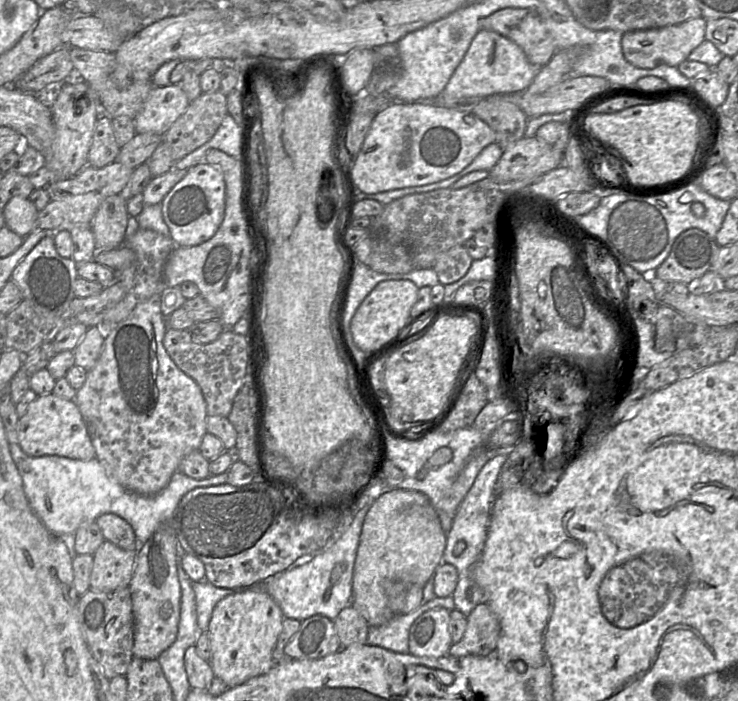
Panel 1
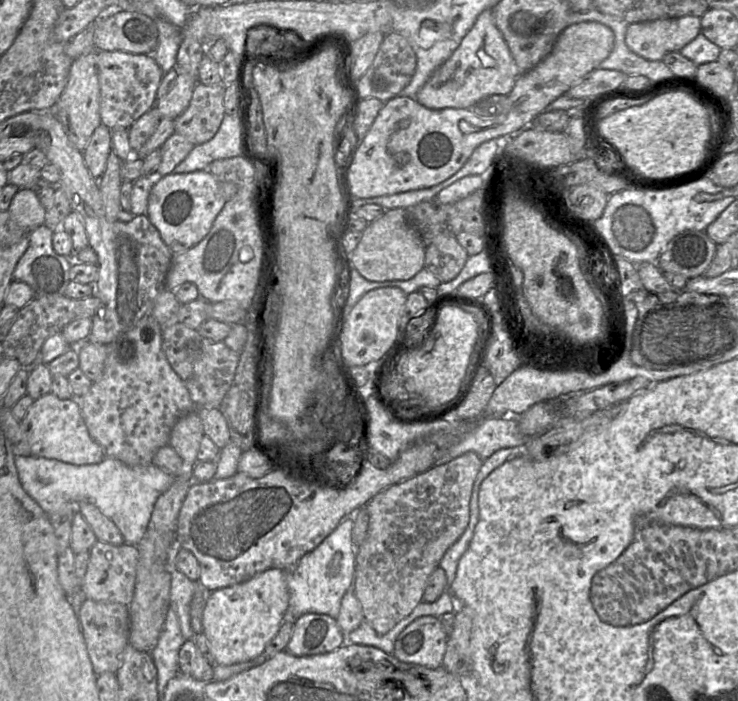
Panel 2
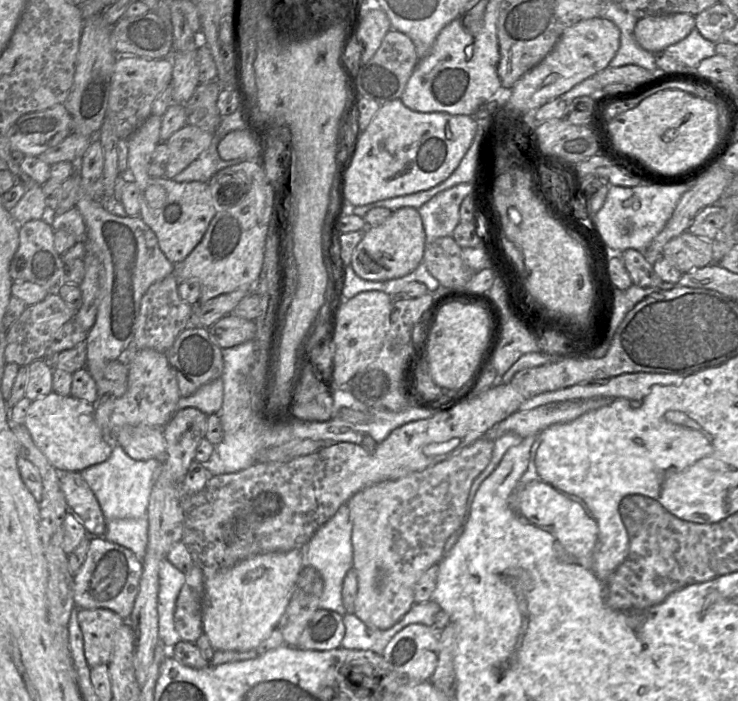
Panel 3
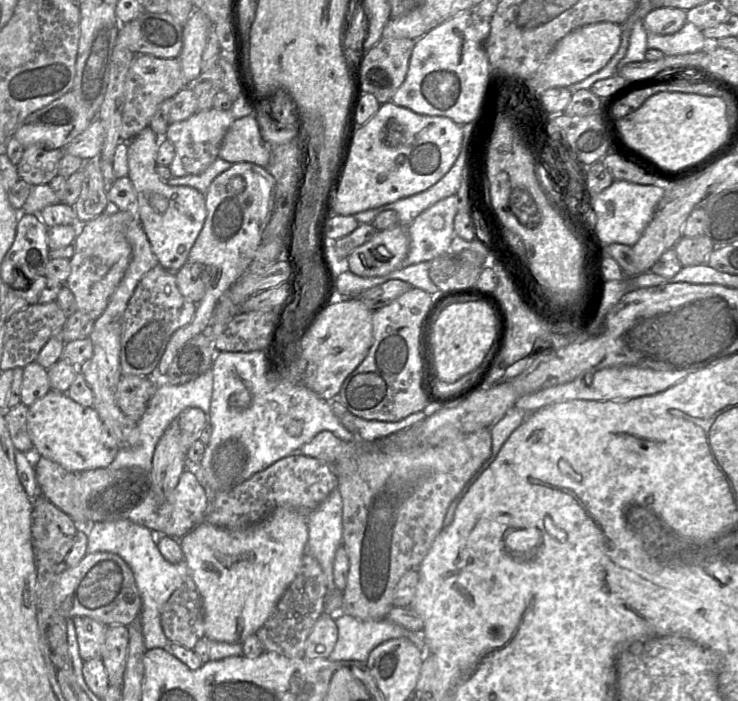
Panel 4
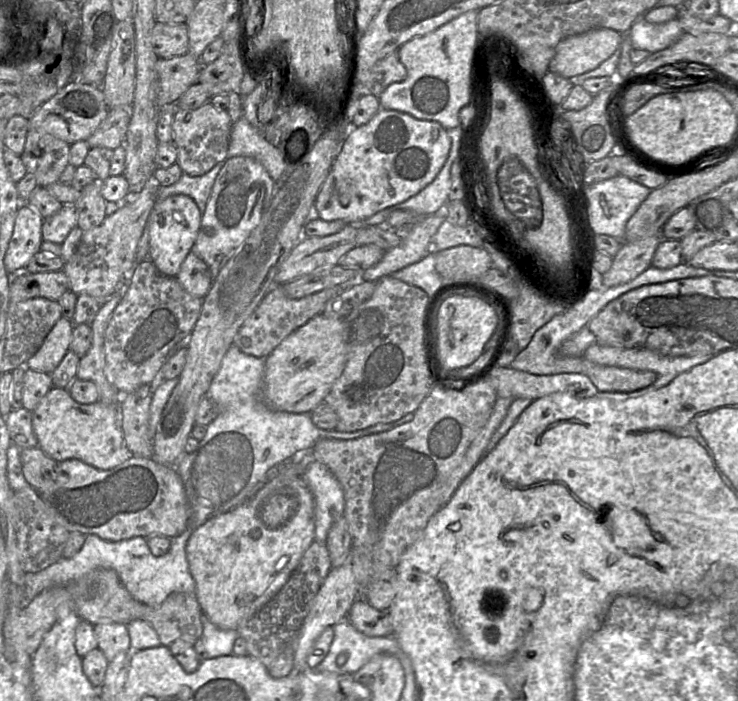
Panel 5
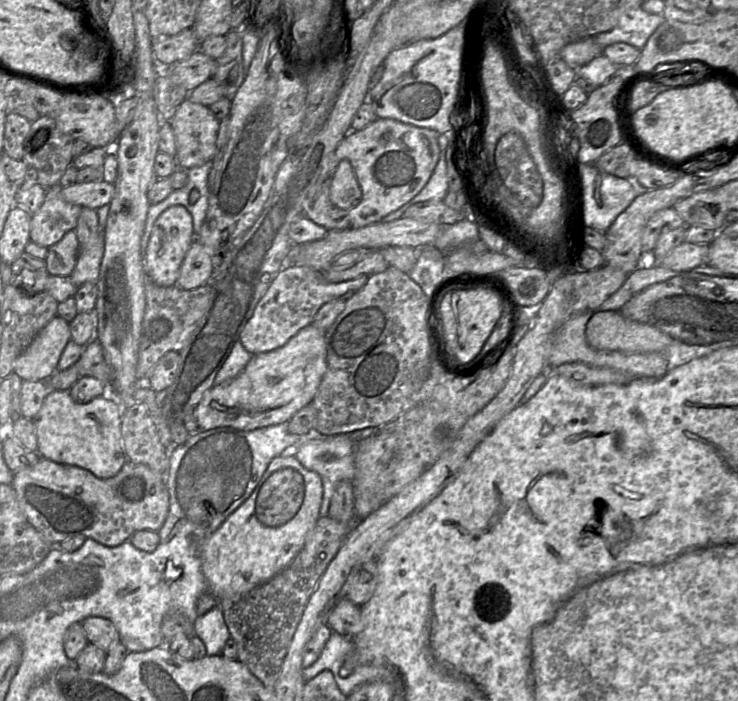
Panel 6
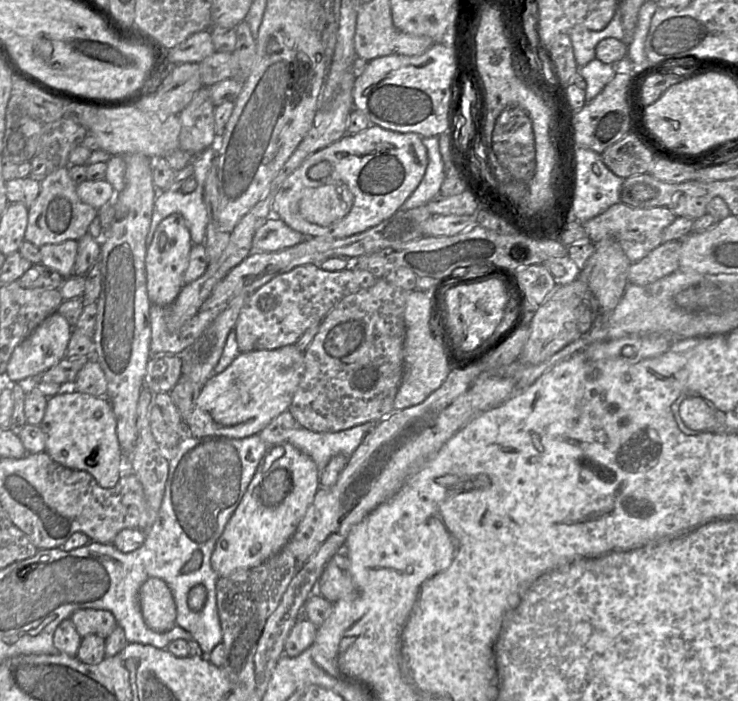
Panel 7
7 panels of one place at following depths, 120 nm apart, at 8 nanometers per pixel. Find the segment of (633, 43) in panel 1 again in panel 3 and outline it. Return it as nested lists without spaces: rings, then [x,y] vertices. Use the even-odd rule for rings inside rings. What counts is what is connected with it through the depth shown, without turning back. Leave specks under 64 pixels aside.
[[[686,13],[651,15],[641,18],[634,28],[637,43],[651,53],[665,51],[695,29],[695,16]]]

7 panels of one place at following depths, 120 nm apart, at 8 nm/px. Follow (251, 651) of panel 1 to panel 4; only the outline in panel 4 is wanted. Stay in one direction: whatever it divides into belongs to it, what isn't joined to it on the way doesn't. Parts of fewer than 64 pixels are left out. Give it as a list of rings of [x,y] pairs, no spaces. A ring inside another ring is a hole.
[[[279,507],[263,521],[244,529],[225,529],[203,522],[187,535],[179,539],[179,542],[184,555],[183,561],[185,561],[189,574],[191,575],[202,599],[205,637],[207,637],[208,640],[243,644],[249,636],[255,635],[259,628],[265,623],[279,599],[297,576],[302,559],[307,552],[308,523],[304,514],[301,514],[290,507]]]

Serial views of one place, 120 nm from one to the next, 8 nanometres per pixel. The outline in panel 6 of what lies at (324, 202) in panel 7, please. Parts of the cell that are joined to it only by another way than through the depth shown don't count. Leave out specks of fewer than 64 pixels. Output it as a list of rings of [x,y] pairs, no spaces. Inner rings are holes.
[[[343,160],[337,166],[331,186],[330,200],[338,208],[354,208],[361,200],[361,189],[349,161]]]

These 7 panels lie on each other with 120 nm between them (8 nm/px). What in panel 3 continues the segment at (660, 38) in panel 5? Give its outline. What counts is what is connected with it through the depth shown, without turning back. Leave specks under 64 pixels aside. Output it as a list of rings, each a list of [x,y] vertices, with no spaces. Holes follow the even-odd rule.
[[[695,28],[683,40],[668,46],[665,52],[685,66],[697,68],[703,59],[716,54],[715,45],[716,43],[705,39]]]

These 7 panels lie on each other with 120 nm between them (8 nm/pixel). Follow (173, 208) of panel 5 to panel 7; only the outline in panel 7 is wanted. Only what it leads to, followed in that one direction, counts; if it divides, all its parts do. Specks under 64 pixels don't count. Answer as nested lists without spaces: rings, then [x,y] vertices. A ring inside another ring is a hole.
[[[173,213],[159,223],[145,255],[146,288],[151,304],[168,306],[174,302],[184,285],[192,246],[188,225],[181,214]]]

